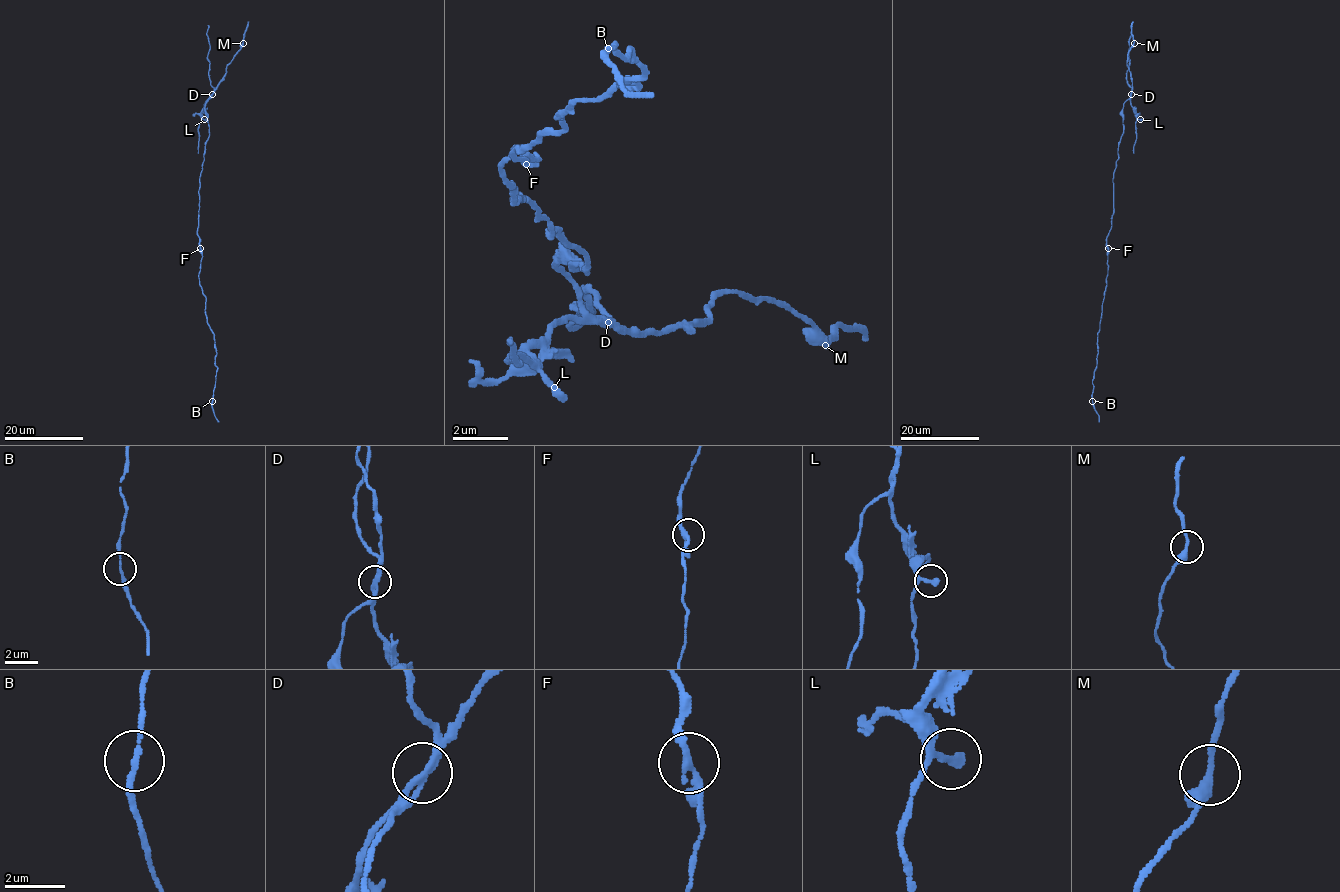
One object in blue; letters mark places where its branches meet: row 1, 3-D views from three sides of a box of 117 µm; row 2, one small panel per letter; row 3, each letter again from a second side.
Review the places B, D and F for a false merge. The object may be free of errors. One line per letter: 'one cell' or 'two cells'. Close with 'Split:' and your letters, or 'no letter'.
B: one cell
D: two cells
F: one cell
Split: D

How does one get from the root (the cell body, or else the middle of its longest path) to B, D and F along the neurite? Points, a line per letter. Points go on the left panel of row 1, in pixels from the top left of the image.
B: (198, 216), (196, 232), (202, 257), (198, 279), (216, 352), (217, 371), (212, 401)
D: (198, 216), (199, 176), (209, 135), (204, 105), (212, 94)
F: (198, 216), (196, 232), (200, 248)

